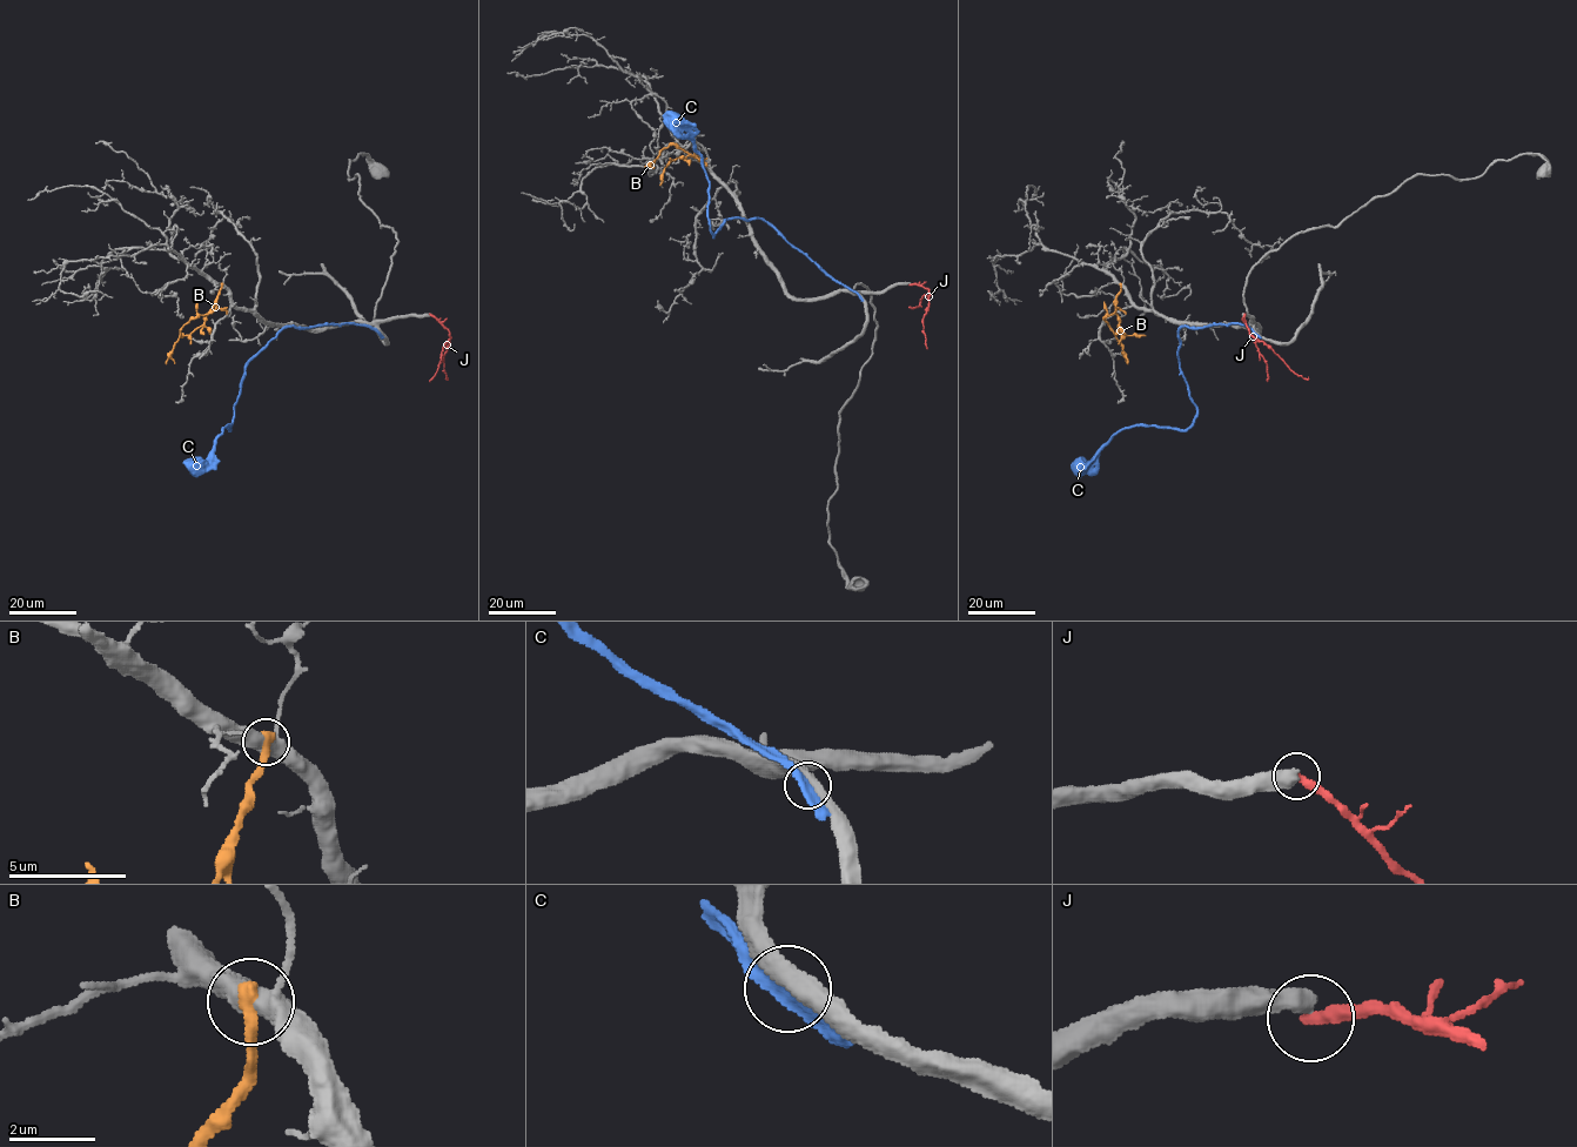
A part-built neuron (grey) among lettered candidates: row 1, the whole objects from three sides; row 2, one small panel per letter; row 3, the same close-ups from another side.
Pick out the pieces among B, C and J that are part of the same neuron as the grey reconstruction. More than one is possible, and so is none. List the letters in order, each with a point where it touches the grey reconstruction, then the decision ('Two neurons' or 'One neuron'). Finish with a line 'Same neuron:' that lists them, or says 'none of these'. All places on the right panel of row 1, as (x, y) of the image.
B: Touches grey at (1120, 284). Two neurons
C: Touches grey at (1256, 334). Two neurons
J: Touches grey at (1245, 314). Two neurons
Same neuron: none of these

